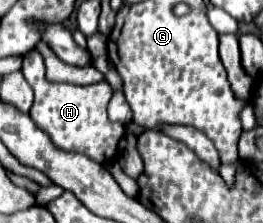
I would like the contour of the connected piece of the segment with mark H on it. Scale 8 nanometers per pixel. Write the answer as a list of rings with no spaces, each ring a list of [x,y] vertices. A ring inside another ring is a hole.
[[[37,49],[23,57],[21,73],[35,91],[35,101],[29,115],[59,149],[85,153],[87,157],[99,163],[115,159],[117,143],[123,135],[123,123],[111,123],[107,117],[107,105],[111,101],[109,83],[95,83],[87,87],[69,83],[49,83],[45,79],[43,57],[37,53]]]

